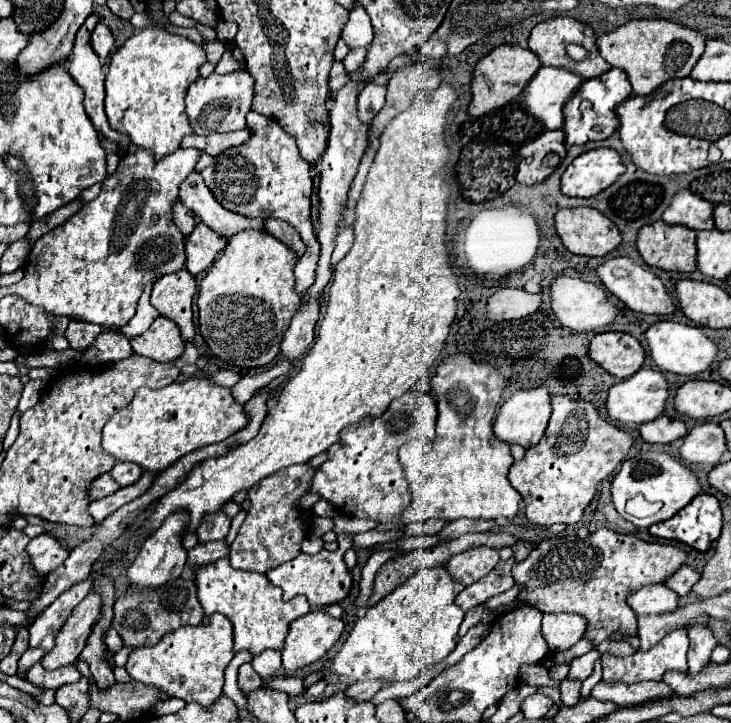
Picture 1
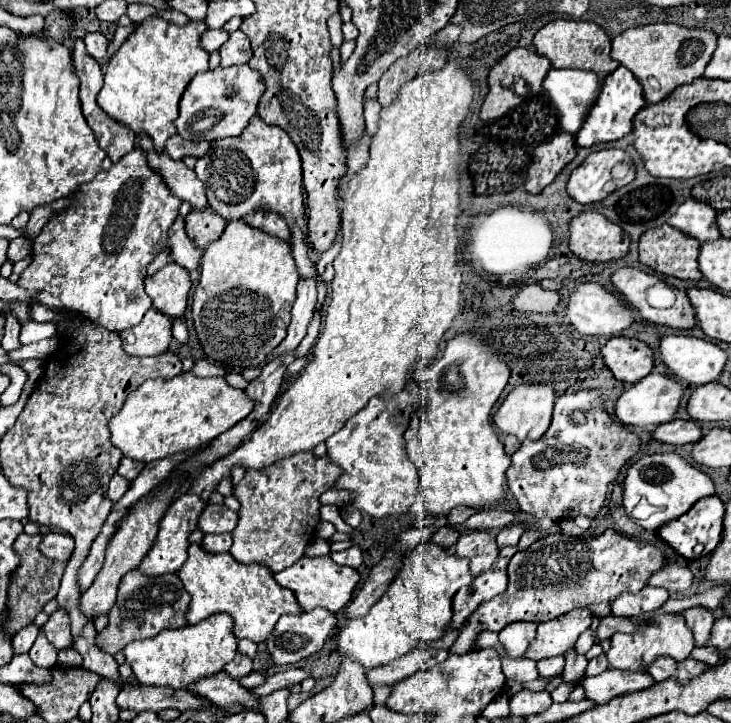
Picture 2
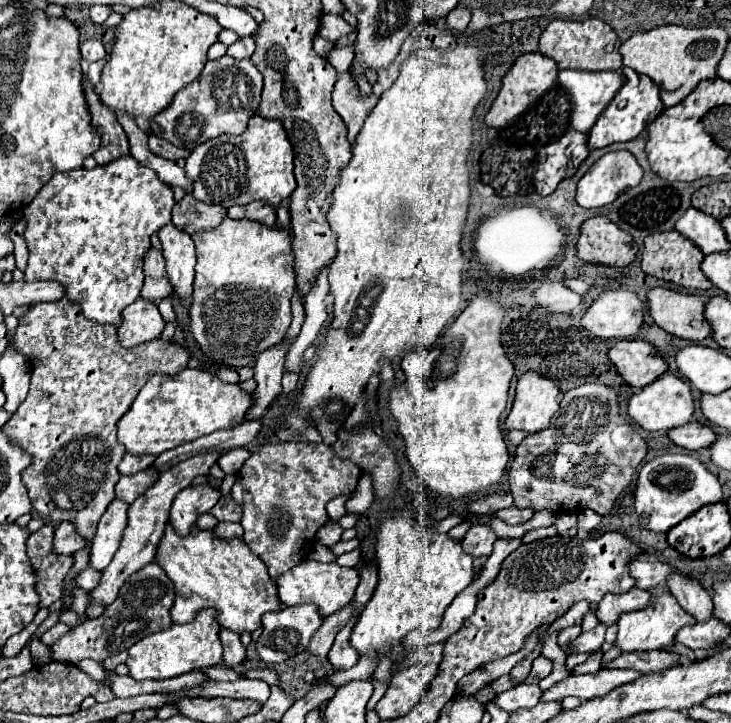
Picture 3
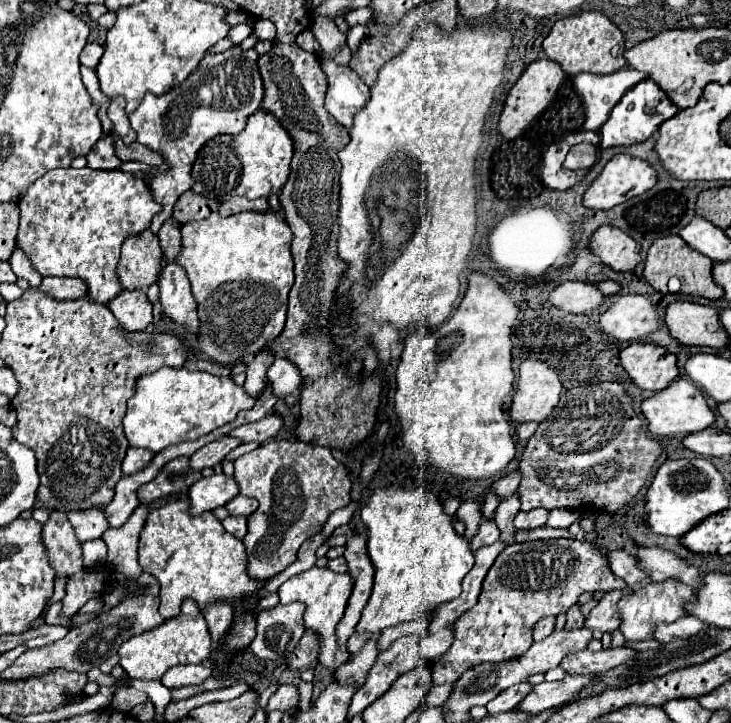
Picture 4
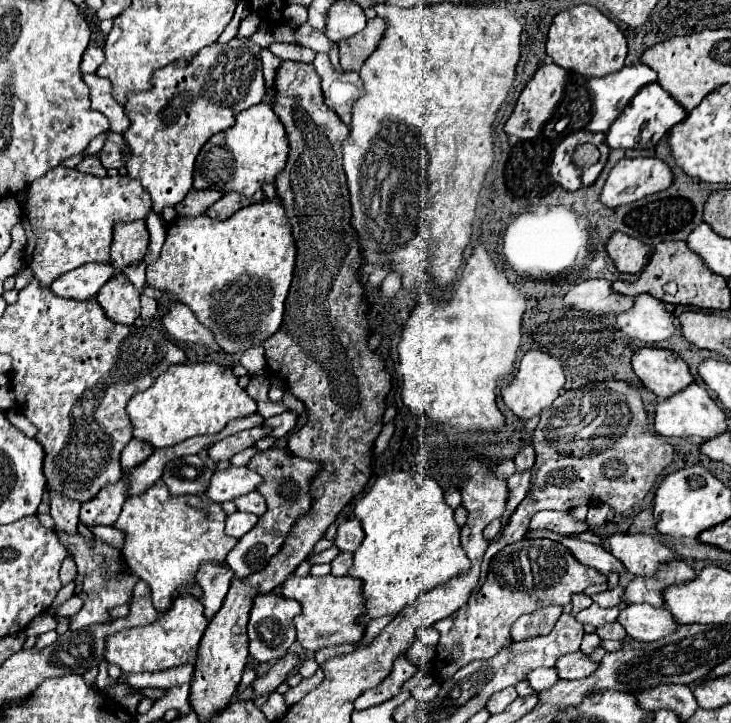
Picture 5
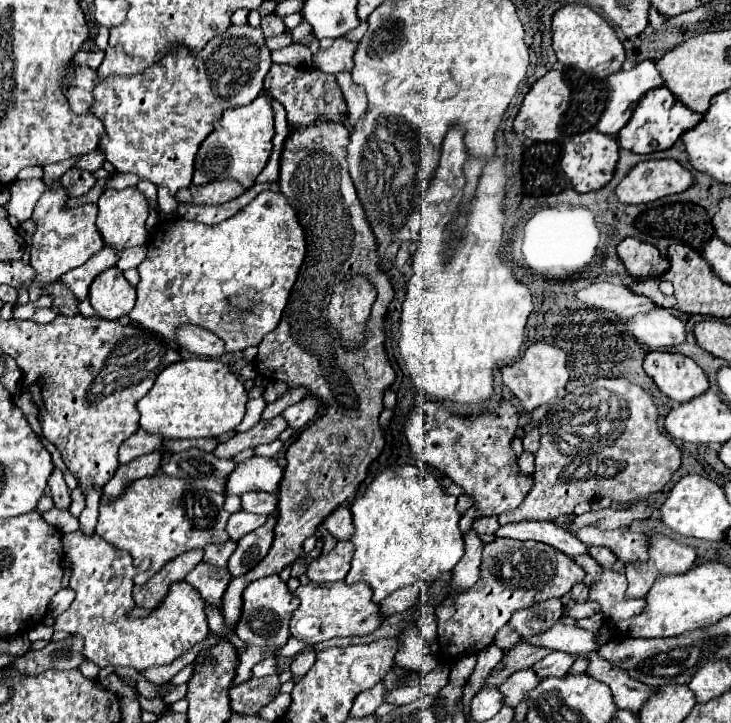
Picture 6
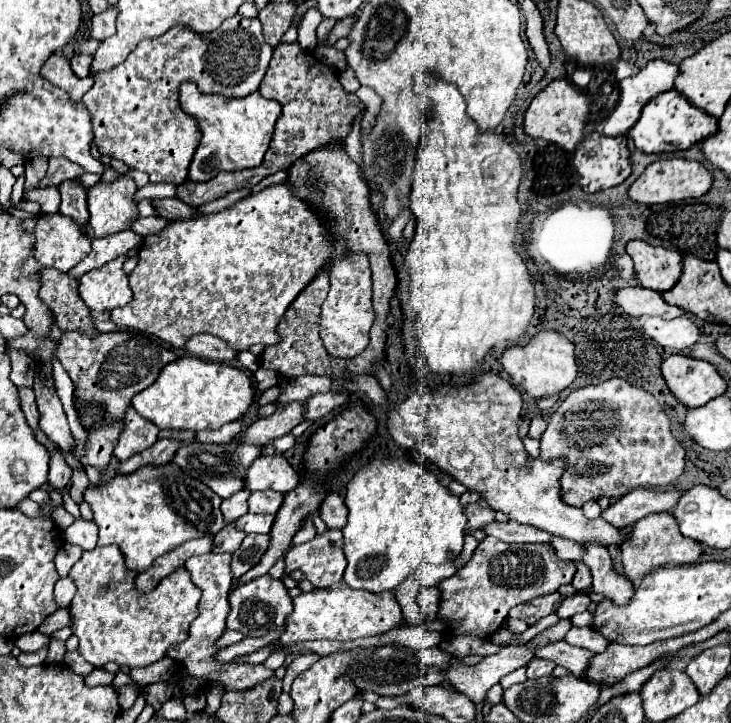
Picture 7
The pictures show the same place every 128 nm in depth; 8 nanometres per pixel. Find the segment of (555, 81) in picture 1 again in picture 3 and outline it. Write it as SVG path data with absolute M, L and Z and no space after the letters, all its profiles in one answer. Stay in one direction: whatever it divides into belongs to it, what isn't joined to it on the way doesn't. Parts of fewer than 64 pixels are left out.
M560 70L558 74L558 88L562 88L570 102L570 122L568 128L578 132L590 132L592 124L616 96L620 86L624 84L622 72L580 72L580 70Z

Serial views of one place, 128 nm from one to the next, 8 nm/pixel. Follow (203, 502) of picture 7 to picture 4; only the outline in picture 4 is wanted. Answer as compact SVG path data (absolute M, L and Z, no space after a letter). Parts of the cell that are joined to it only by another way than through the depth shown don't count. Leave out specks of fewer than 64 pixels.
M170 498L160 508L150 508L144 528L140 532L138 544L138 564L144 572L156 576L160 582L160 614L170 620L180 614L180 606L184 598L194 598L200 606L216 602L216 600L230 600L250 596L260 588L258 580L248 578L246 574L246 556L242 540L234 538L224 530L220 520L212 512L202 512L192 516L188 512L188 498Z

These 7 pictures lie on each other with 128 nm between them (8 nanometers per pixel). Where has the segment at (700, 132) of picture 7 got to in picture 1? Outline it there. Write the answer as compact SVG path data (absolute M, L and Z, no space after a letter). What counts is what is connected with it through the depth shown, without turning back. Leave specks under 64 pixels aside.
M612 68L602 76L586 80L576 92L576 96L572 96L564 108L566 144L586 144L590 140L610 138L614 132L618 132L616 108L630 96L632 96L632 86L622 68Z

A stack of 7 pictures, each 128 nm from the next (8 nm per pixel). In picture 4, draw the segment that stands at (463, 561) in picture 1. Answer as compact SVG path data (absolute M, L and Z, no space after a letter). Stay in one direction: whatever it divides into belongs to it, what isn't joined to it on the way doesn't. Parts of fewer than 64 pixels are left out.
M484 518L484 522L480 524L480 530L478 530L478 534L472 538L472 544L470 544L470 546L472 546L472 550L478 550L478 548L482 548L482 546L488 546L488 544L496 542L498 536L500 536L500 532L498 532L496 524L494 524L492 520L486 520L486 518Z

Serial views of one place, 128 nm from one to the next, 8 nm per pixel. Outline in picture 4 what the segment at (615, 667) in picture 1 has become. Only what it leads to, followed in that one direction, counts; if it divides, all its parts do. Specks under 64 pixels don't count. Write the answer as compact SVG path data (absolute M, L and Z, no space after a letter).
M664 580L664 582L650 582L642 586L640 590L622 596L618 602L618 610L622 612L622 624L620 630L626 640L640 642L640 640L652 640L652 630L656 624L670 624L676 622L680 616L686 616L684 602L692 602L694 592L688 588L688 584L680 584L680 580Z

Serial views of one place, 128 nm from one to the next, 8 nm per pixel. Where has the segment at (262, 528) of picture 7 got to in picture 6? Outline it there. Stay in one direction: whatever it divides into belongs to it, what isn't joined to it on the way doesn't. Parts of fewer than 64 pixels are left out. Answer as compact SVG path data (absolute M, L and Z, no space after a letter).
M236 512L230 516L226 532L232 540L240 540L244 534L260 528L262 524L266 524L268 516L258 516L258 514L248 514L248 512Z

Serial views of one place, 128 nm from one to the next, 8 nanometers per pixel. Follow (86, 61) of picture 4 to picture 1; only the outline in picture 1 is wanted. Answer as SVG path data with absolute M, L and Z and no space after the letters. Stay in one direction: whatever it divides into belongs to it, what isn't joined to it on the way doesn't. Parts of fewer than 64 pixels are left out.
M98 24L92 32L92 38L90 38L90 44L94 48L94 52L104 60L110 52L112 52L112 46L114 46L114 38L112 38L112 32L104 26L104 24Z

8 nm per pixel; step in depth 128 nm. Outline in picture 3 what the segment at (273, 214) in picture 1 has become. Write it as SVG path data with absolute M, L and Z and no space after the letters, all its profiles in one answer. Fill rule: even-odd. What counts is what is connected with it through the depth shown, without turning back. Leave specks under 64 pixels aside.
M260 114L250 118L246 132L240 136L222 134L194 148L184 166L186 176L194 184L194 198L206 204L220 204L224 208L248 204L254 200L264 200L272 206L278 206L296 188L292 170L294 152L284 126L280 120L268 120ZM278 344L268 348L254 364L254 380L258 388L254 390L252 406L248 408L246 420L258 420L274 402L274 398L282 392L282 364L290 344Z

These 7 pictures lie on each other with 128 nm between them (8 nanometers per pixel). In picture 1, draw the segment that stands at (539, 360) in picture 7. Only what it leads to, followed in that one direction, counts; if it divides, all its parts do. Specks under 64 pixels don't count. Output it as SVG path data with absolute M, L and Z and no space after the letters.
M532 388L514 392L500 408L494 420L494 434L508 444L532 448L544 436L552 414L548 388Z

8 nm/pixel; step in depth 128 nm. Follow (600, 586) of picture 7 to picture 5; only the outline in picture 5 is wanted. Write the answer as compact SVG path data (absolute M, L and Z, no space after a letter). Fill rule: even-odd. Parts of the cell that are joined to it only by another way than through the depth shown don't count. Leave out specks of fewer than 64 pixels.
M616 586L616 588L612 588L612 590L594 594L592 600L594 600L596 604L604 606L604 608L608 608L608 606L620 606L620 604L624 604L624 600L622 600L622 592L624 592L624 588ZM624 604L618 622L626 628L628 636L640 642L660 640L678 628L666 610L652 608L650 604Z

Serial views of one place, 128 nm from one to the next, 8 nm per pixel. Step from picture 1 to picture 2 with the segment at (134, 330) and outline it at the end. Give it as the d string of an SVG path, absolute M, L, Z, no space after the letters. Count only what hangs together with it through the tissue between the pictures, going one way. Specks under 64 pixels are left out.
M168 252L158 253L154 260L147 266L146 275L152 276L152 274L155 274L158 270L162 269L170 261L171 258Z

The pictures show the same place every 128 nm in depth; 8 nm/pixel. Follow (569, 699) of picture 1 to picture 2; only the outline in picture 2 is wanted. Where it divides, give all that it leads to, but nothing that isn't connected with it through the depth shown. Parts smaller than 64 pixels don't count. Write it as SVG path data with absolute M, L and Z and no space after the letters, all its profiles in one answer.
M570 648L564 654L564 660L566 660L566 666L564 666L564 672L562 672L564 682L570 682L570 680L574 680L574 678L578 678L578 676L584 674L586 664L588 664L588 660L586 660L584 654L578 654L574 648Z

